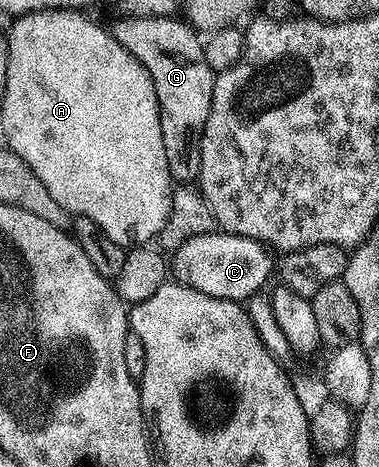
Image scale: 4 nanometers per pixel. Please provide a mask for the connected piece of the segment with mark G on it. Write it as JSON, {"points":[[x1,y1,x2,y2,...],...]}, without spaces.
{"points":[[176,17,121,18,119,22,117,27,111,28,112,36,142,64,146,73,150,73,150,81,154,81,154,93,162,125,162,145,166,149,166,165,170,169,173,184,195,184,200,177,200,138,204,132,206,117,210,117,210,105,216,84,216,75,210,65,206,65,201,36,189,27,187,22]]}

